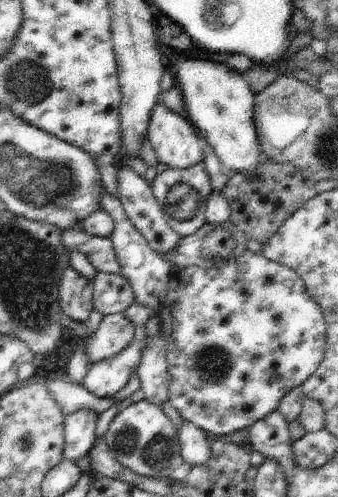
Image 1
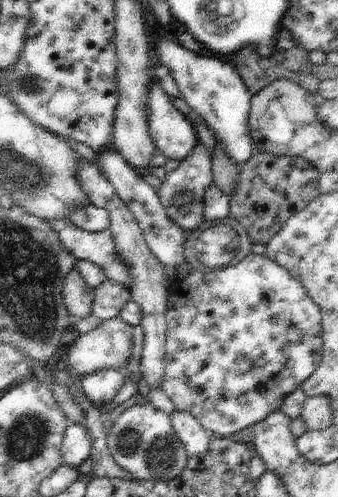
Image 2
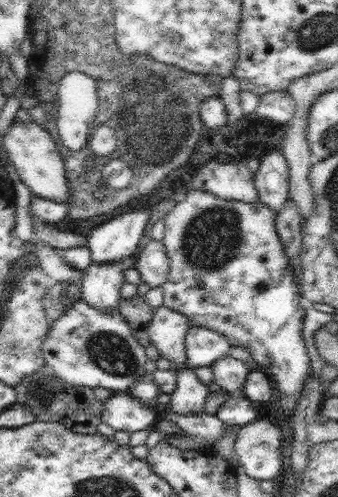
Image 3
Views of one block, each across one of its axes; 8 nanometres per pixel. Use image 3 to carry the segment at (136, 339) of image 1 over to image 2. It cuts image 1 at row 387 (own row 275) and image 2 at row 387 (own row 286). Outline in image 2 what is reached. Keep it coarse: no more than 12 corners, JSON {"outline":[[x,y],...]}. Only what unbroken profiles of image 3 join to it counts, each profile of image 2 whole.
{"outline":[[99,370],[79,382],[95,408],[113,402],[125,372]]}

